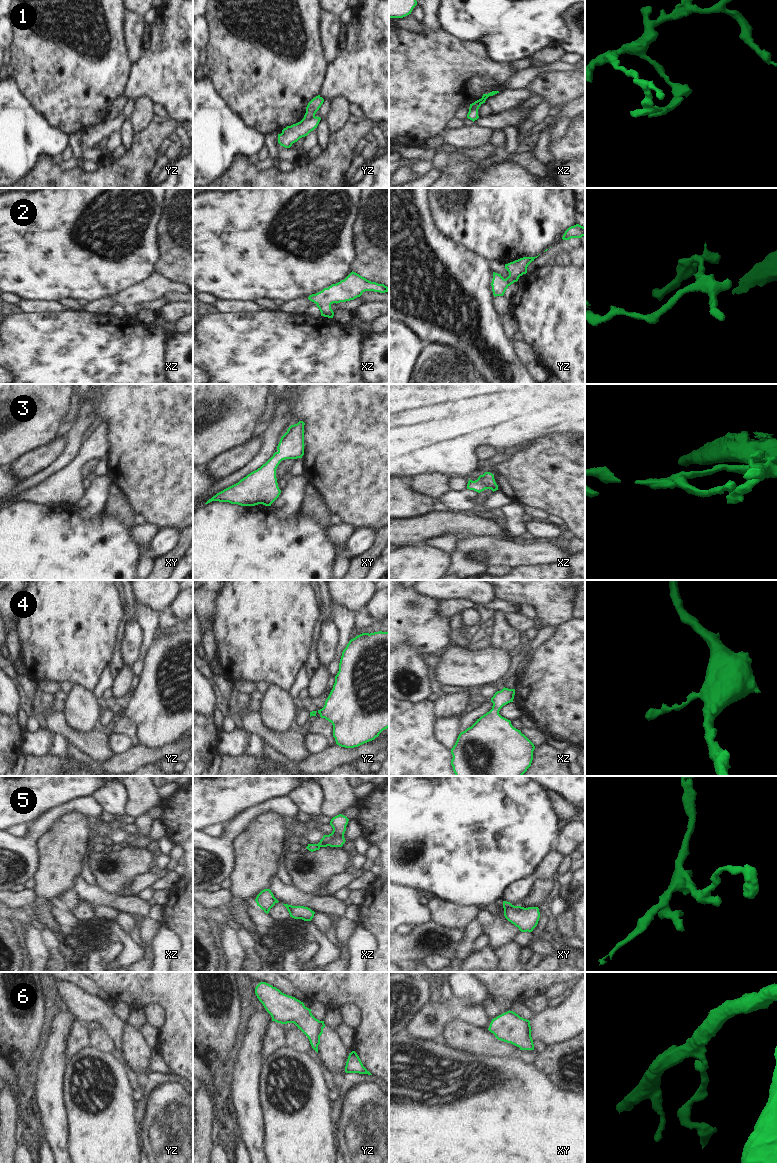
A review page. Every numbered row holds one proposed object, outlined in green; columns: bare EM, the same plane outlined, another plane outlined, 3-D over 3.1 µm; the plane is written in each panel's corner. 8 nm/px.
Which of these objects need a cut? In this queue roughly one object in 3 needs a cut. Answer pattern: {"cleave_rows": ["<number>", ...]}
{"cleave_rows": ["1"]}

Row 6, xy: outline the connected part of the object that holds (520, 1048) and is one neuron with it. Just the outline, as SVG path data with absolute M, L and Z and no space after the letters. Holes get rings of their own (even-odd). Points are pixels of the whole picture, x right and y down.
M507 1011L492 1019L488 1030L498 1040L511 1043L520 1050L534 1050L530 1021L513 1011Z

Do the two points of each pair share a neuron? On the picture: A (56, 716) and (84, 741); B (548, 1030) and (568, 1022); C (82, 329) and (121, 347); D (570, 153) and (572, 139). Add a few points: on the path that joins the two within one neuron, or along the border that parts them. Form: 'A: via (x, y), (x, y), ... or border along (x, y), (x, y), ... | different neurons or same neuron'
A: via (61, 724), (76, 738) | same neuron
B: via (553, 1025), (563, 1023) | same neuron
C: via (92, 339), (98, 345), (111, 347) | same neuron
D: via (572, 150), (572, 142) | same neuron

